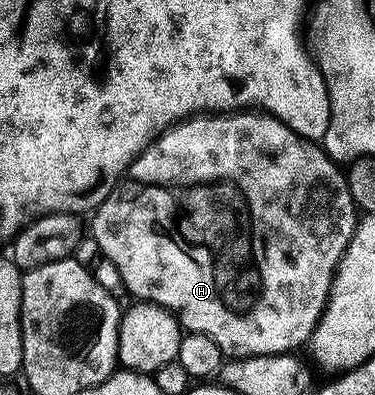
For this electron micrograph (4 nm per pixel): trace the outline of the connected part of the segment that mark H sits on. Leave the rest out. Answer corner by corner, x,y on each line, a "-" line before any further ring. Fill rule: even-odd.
240,110
234,114
200,114
168,128
161,136
155,137
154,144
146,148
138,163
159,164
163,176
175,176
175,184
162,188
155,180
127,180
116,184
115,189
94,209
90,217
91,228
95,231
95,244
107,255
115,267
119,280
135,295
139,302
160,304
168,312
174,312
175,319
187,332
205,334
221,346
224,357
278,356
291,354
310,341
313,330
327,304
335,271
355,233
357,209
347,189
347,177
340,165
332,160
314,140
306,140
289,126
281,123
276,116
258,110

